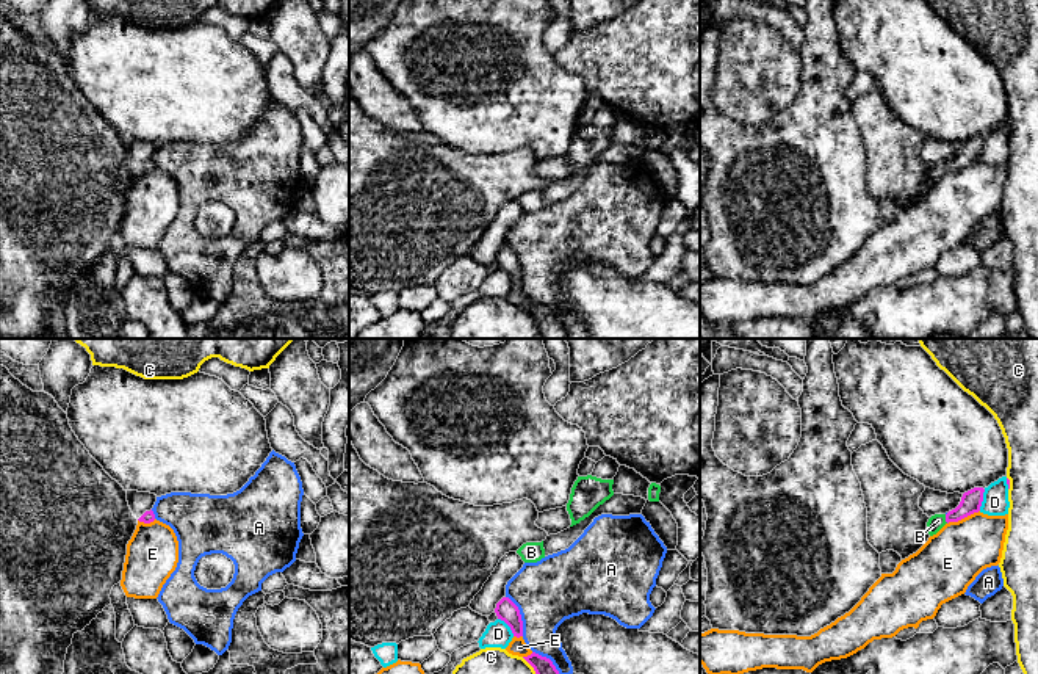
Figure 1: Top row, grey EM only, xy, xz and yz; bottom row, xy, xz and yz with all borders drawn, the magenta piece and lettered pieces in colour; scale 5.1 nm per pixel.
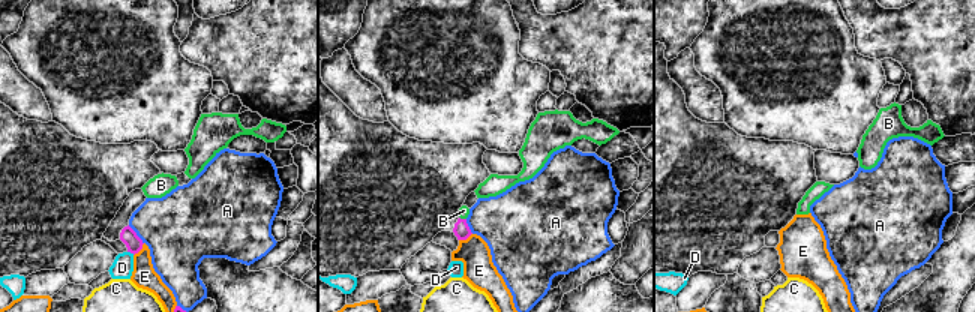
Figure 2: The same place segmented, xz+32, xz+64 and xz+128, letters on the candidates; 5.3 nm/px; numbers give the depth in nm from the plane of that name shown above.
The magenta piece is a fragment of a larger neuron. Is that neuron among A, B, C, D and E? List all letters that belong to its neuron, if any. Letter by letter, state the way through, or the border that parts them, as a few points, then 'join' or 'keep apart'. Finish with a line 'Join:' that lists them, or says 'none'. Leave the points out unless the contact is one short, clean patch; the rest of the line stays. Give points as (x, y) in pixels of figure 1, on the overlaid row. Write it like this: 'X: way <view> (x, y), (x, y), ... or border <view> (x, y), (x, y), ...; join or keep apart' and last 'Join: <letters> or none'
A: keep apart
B: way yz (971, 500), (957, 514), (946, 519), (938, 521); join
C: keep apart
D: border yz (985, 489), (979, 510); keep apart
E: keep apart
Join: B

